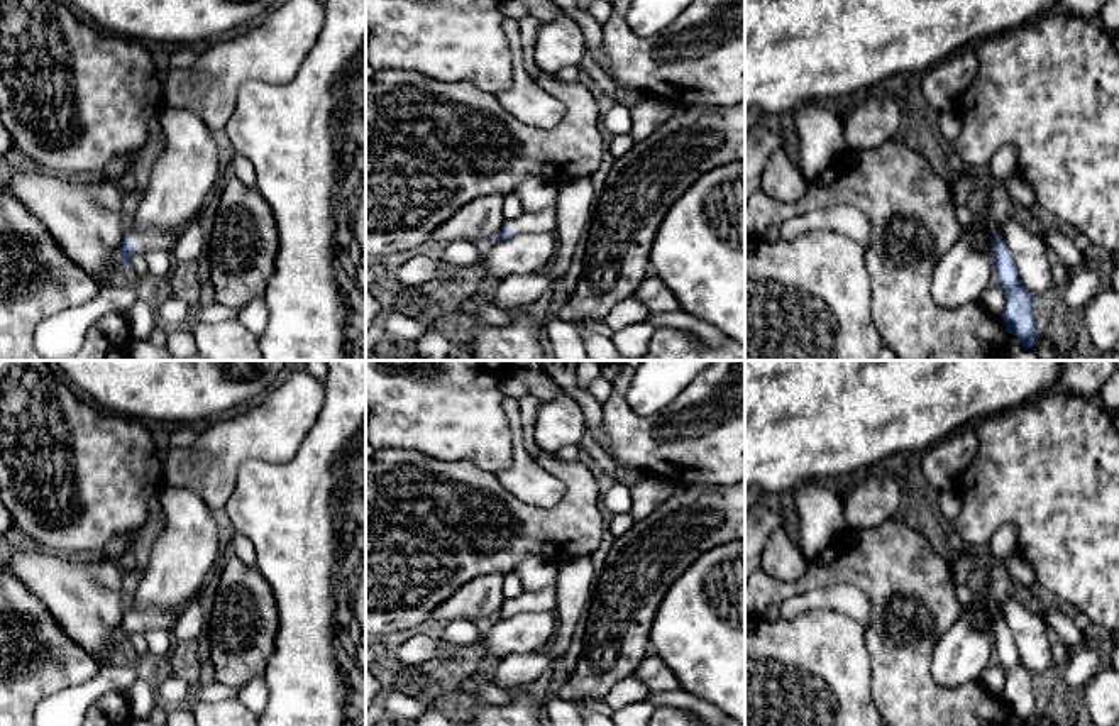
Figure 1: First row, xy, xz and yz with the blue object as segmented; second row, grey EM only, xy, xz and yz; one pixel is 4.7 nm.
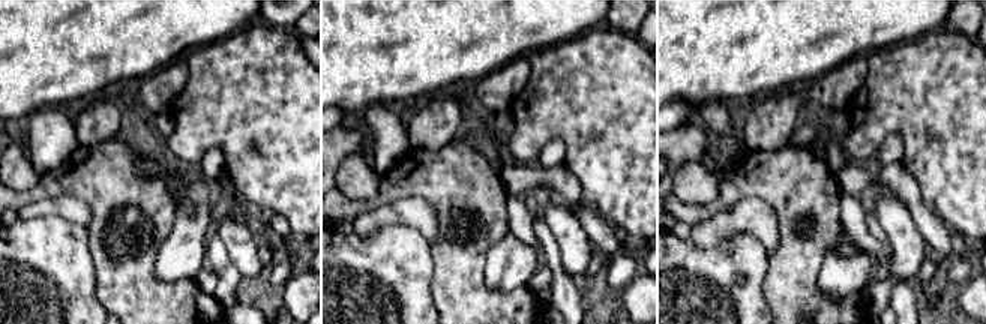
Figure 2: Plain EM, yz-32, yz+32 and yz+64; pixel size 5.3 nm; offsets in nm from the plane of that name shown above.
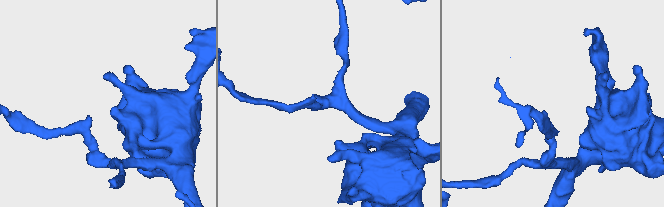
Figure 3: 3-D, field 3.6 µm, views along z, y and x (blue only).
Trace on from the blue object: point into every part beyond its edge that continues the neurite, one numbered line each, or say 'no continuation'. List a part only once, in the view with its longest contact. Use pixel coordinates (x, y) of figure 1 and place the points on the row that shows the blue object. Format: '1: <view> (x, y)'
1: xy (143, 241)

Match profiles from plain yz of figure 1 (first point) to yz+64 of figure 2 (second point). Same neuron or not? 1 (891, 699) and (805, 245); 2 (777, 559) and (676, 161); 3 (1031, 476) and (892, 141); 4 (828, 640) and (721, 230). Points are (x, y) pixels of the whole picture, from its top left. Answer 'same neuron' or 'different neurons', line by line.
1: same neuron
2: different neurons
3: different neurons
4: different neurons

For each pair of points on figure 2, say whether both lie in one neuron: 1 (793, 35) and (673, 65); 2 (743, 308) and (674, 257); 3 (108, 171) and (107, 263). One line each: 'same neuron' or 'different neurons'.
1: same neuron
2: same neuron
3: same neuron

